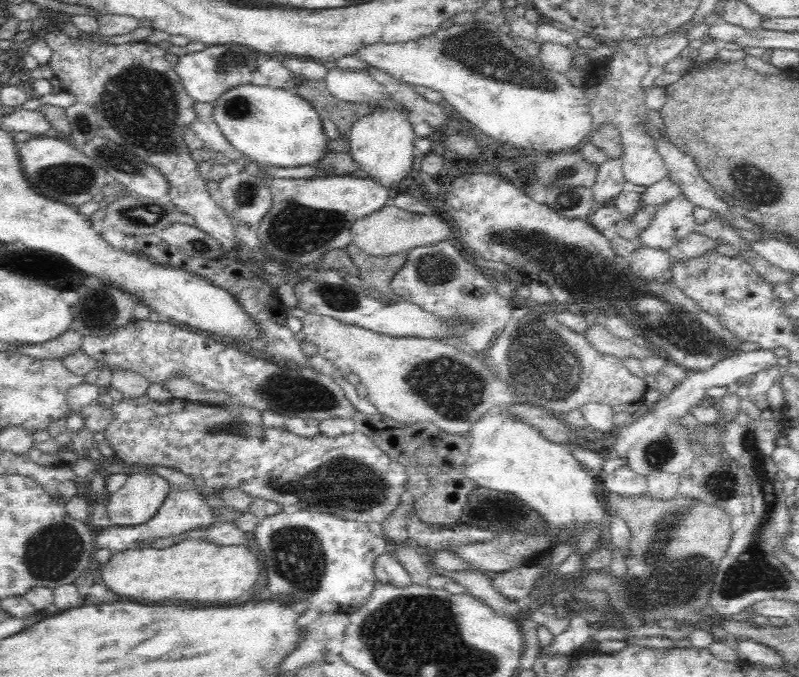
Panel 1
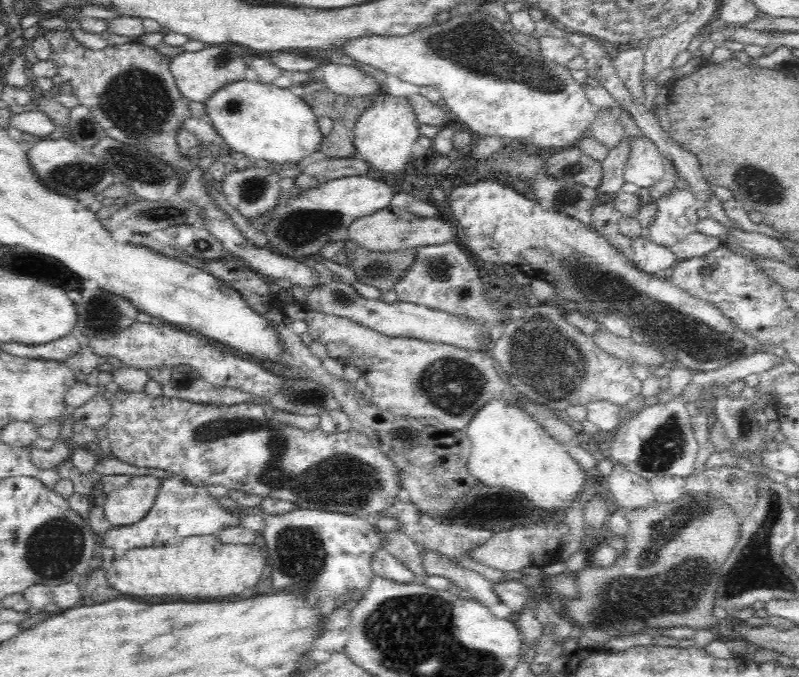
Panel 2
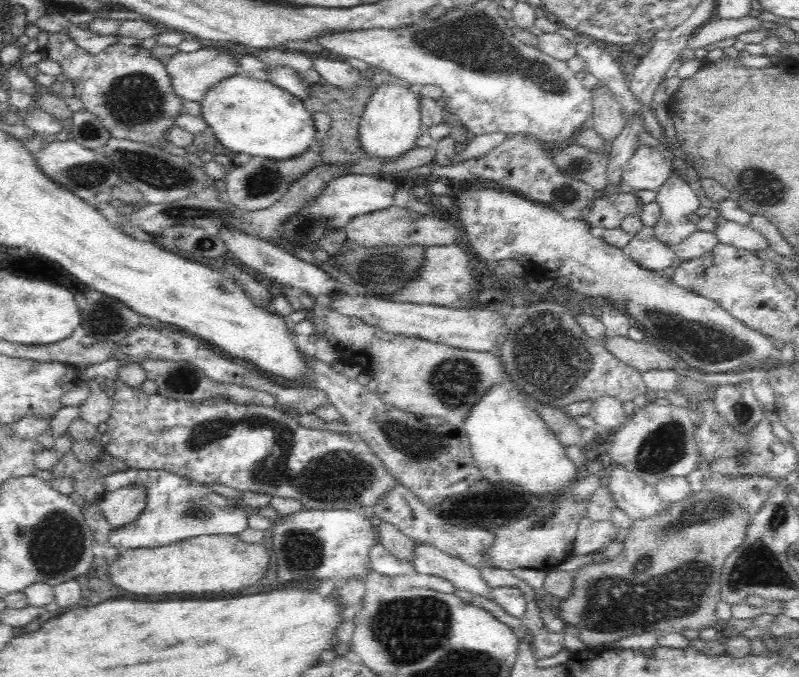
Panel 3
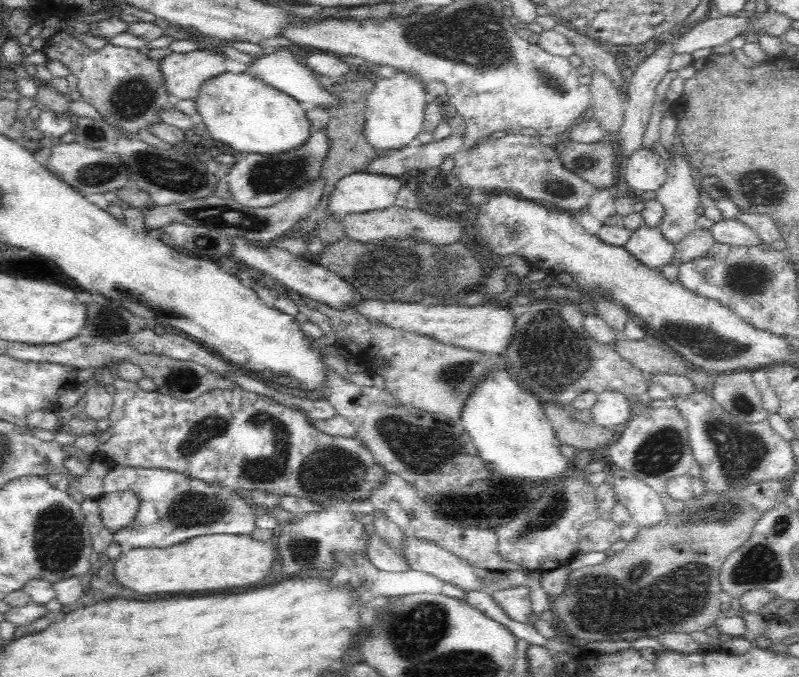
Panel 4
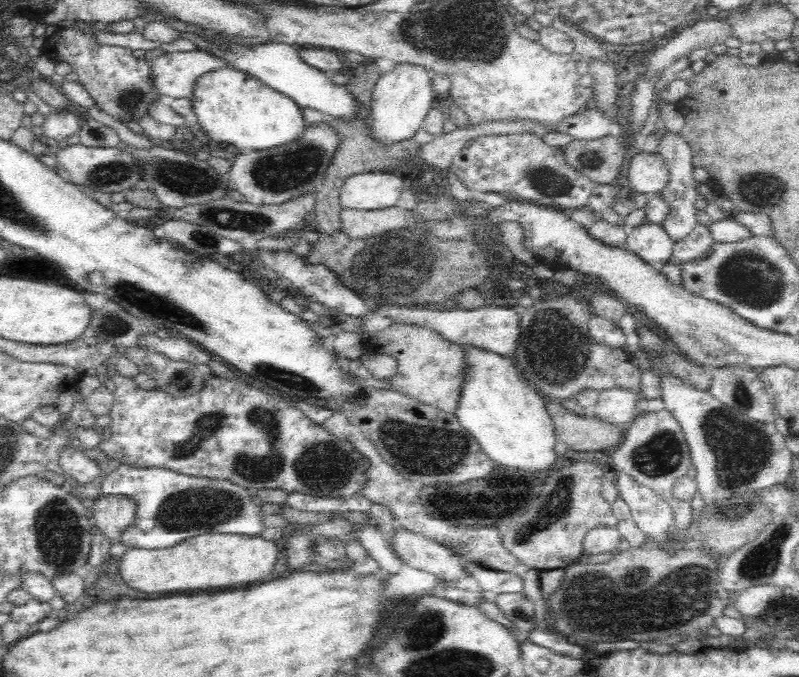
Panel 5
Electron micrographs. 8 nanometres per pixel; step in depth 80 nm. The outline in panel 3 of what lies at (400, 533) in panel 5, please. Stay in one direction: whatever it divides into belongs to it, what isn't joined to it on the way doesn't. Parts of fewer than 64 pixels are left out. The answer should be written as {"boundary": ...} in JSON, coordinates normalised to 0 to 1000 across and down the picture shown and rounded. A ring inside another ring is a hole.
{"boundary":[[[521,804],[518,815],[521,824],[517,839],[521,846],[556,854],[563,858],[568,869],[612,883],[621,892],[616,877],[612,879],[613,866],[606,858],[601,842],[539,806]]]}

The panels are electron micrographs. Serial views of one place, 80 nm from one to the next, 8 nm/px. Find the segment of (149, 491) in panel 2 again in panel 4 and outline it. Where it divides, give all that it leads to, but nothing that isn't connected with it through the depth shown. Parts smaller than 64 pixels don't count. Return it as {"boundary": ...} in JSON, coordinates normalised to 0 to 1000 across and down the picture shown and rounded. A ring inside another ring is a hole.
{"boundary":[[[166,724],[130,728],[121,739],[130,777],[145,786],[160,777],[174,755],[175,734]]]}

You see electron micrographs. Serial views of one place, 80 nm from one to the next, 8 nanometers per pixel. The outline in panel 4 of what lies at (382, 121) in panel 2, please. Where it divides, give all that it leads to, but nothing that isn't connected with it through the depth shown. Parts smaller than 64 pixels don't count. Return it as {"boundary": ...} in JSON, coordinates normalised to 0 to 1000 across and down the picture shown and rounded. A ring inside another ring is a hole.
{"boundary":[[[497,105],[491,115],[479,115],[469,123],[468,131],[463,136],[458,154],[456,201],[459,213],[466,222],[488,227],[508,216],[521,211],[521,202],[529,194],[531,162],[534,157],[534,137],[531,134],[532,124],[523,115],[509,112],[508,108]]]}

